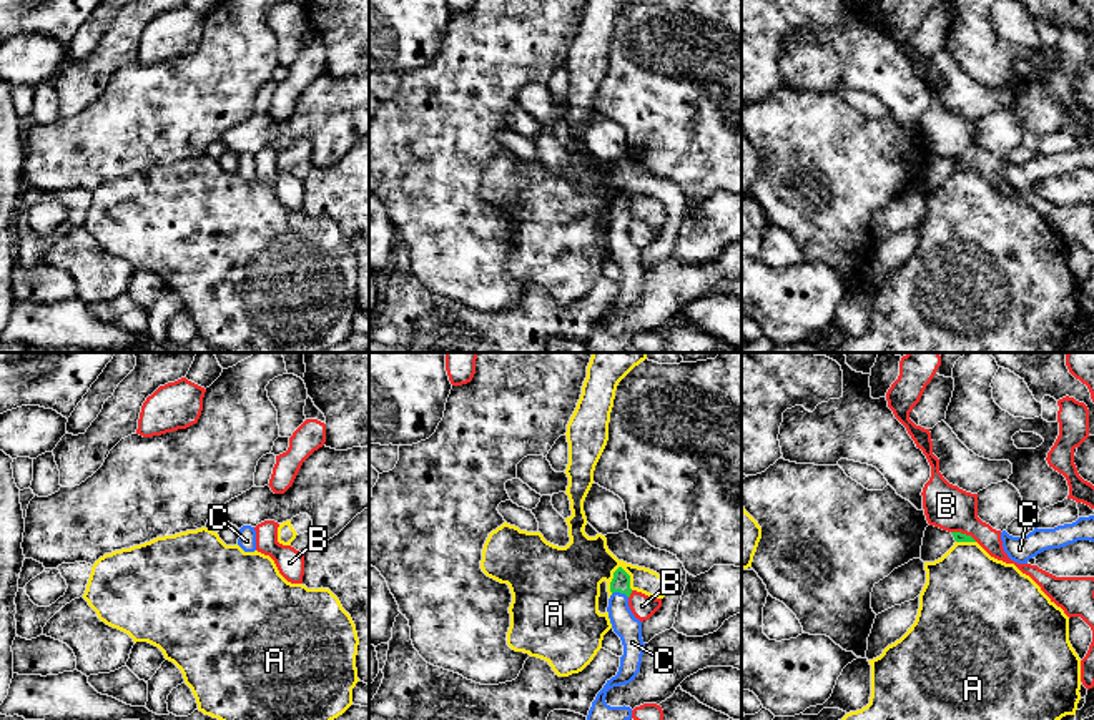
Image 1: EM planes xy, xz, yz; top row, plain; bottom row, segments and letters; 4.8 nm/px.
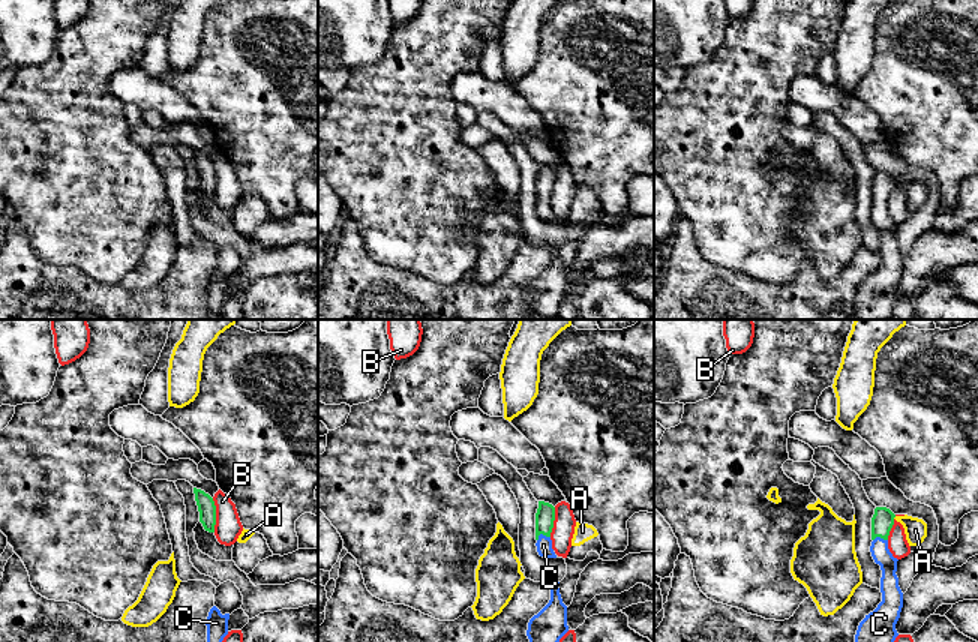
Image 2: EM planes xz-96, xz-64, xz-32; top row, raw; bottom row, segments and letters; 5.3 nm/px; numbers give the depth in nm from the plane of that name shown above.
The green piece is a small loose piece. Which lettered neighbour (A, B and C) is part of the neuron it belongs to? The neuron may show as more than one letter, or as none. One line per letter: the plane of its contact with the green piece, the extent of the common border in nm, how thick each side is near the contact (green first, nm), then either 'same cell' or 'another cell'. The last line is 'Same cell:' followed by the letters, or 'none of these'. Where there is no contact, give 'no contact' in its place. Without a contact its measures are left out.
A: xz | 140 nm | 90/360 nm | another cell
B: yz | 140 nm | 50/220 nm | another cell
C: xz | 80 nm | 90/120 nm | same cell
Same cell: C

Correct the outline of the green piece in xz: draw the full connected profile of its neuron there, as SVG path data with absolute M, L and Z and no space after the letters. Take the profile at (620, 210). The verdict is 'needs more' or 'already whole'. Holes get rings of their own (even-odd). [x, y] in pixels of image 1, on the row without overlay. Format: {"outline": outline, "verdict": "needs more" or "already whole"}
{"outline": "M618 195L610 210L609 246L614 259L620 264L623 283L615 304L607 308L604 316L597 321L587 343L589 353L623 353L632 346L630 334L610 334L605 329L607 319L614 314L627 313L635 308L640 299L643 283L642 249L632 241L628 234L630 203Z", "verdict": "needs more"}

